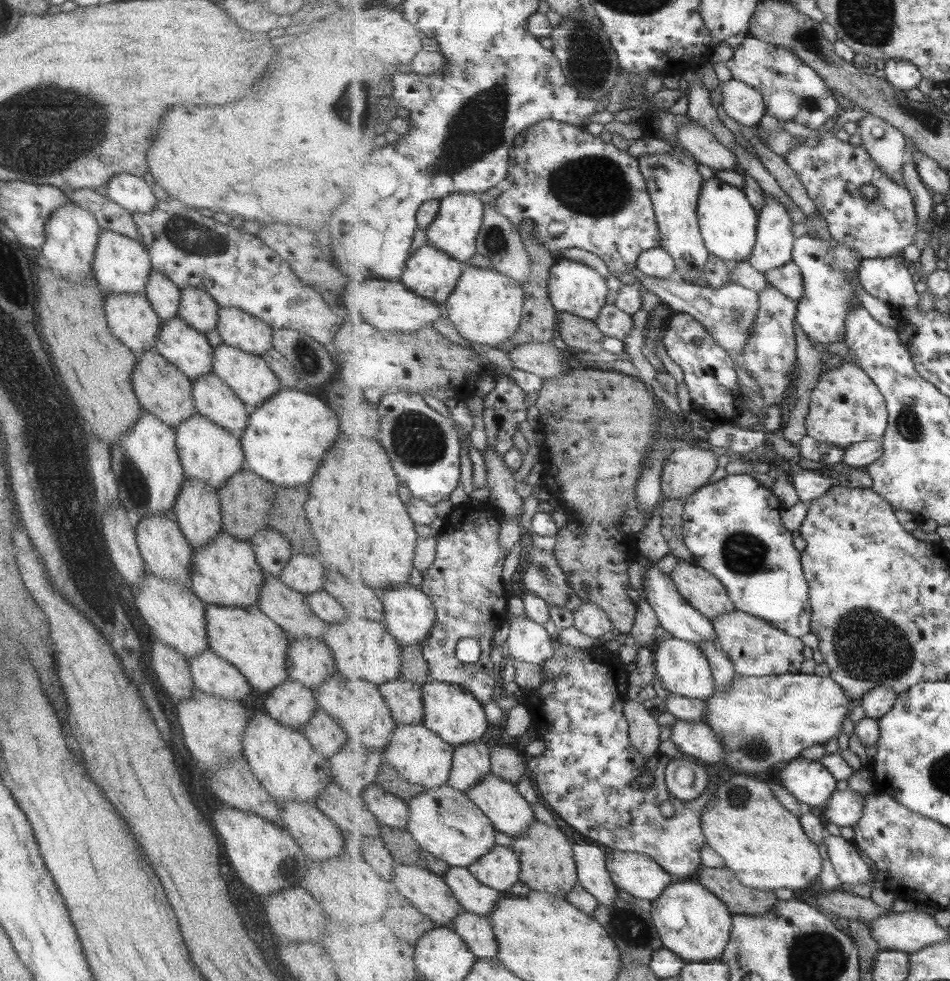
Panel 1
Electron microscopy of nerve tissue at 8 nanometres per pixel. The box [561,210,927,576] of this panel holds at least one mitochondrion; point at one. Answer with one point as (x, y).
(908, 426)

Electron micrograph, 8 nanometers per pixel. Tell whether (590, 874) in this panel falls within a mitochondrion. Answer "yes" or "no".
no

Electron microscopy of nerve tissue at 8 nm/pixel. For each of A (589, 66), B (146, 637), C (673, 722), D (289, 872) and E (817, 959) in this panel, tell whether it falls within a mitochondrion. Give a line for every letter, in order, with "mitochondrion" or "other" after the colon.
A: mitochondrion
B: other
C: other
D: other
E: mitochondrion

